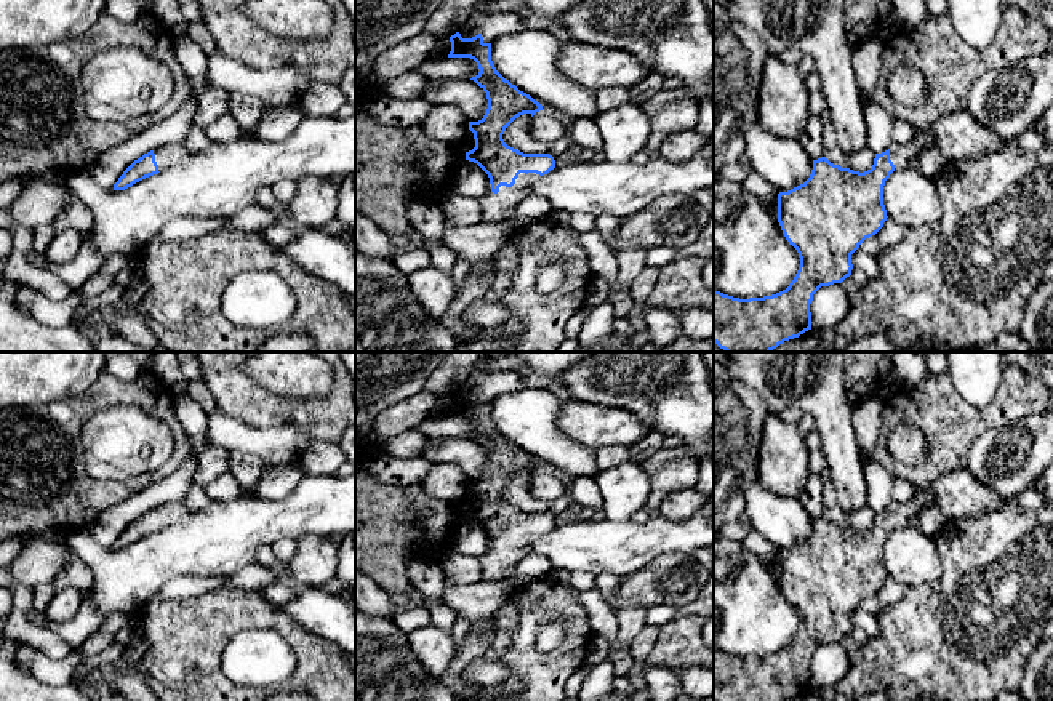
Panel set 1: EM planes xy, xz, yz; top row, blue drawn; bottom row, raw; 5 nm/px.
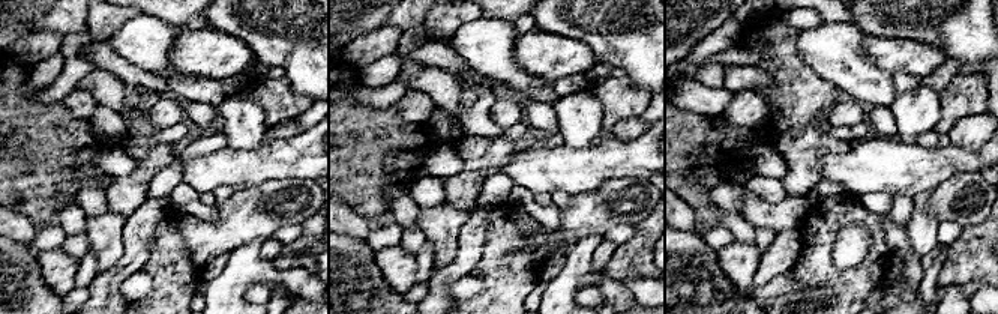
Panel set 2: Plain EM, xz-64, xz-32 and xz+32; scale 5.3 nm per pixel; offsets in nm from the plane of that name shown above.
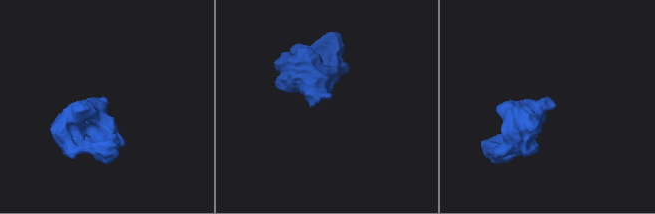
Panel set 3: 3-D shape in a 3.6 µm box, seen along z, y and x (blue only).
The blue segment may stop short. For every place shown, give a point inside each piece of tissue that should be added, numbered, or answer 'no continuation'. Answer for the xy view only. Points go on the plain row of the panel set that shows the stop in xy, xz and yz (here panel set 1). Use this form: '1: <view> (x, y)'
1: xy (167, 514)

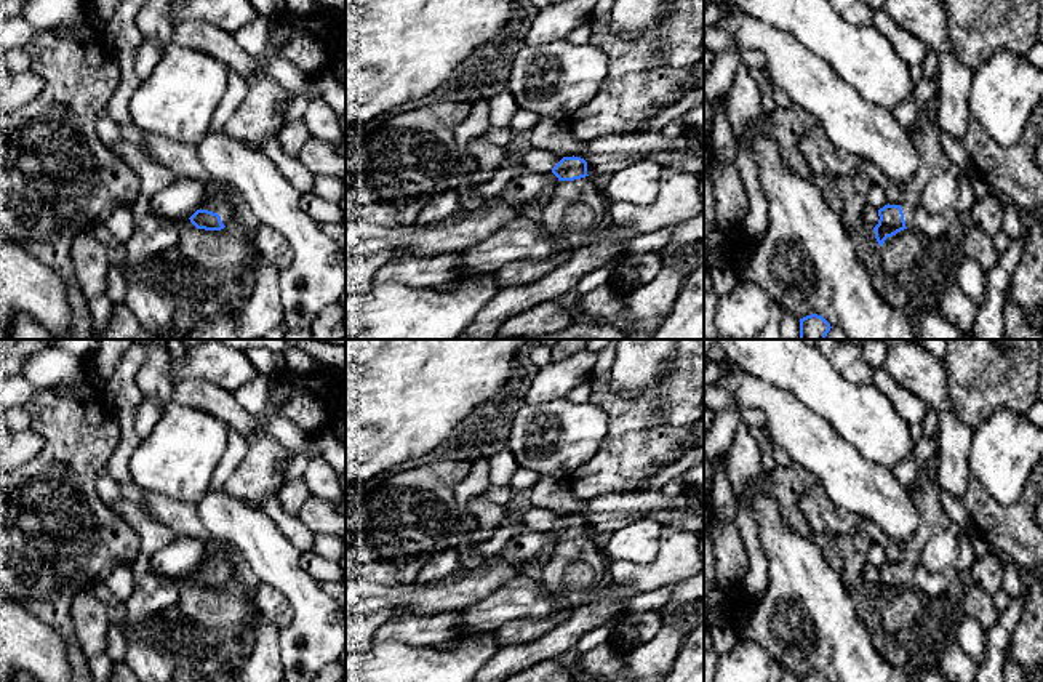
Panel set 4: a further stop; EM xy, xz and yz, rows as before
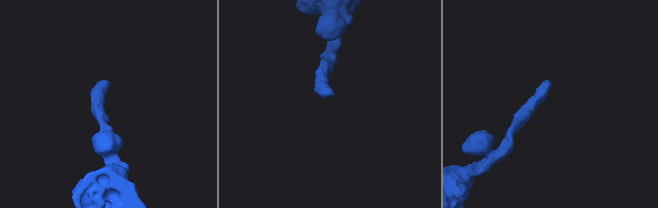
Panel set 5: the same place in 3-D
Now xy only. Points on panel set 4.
1: xy (223, 559)

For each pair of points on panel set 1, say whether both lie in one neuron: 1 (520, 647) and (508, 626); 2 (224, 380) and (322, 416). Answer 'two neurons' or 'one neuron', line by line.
1: two neurons
2: one neuron

